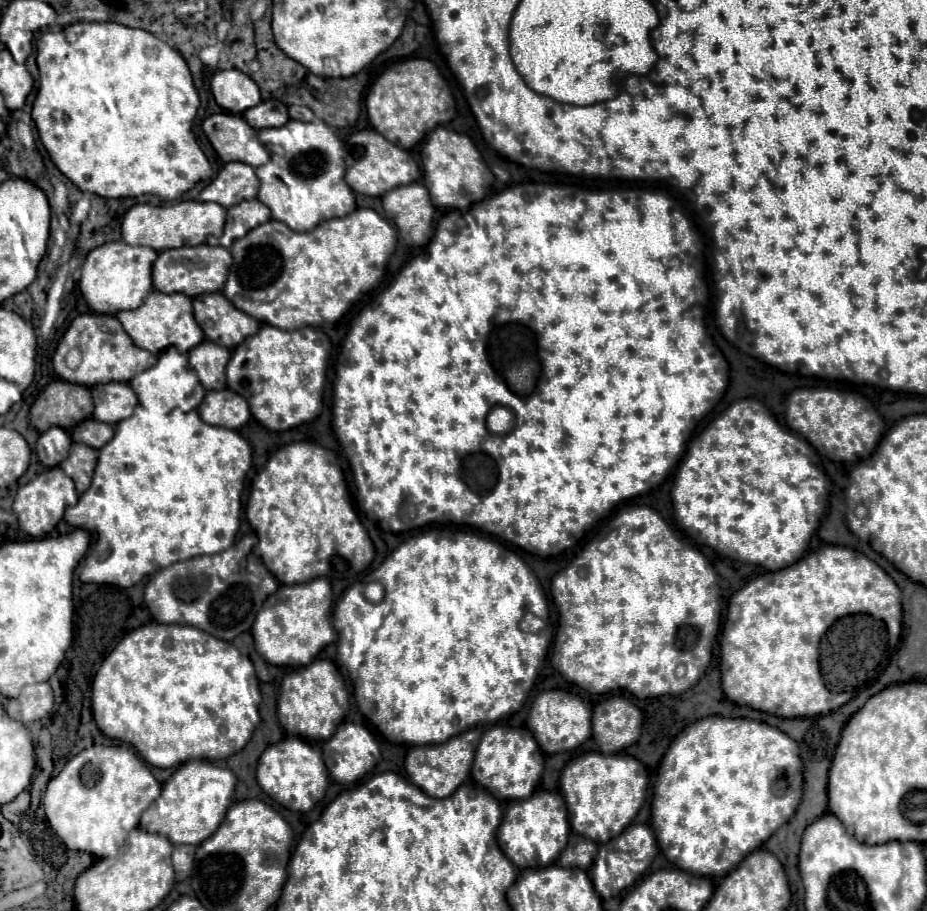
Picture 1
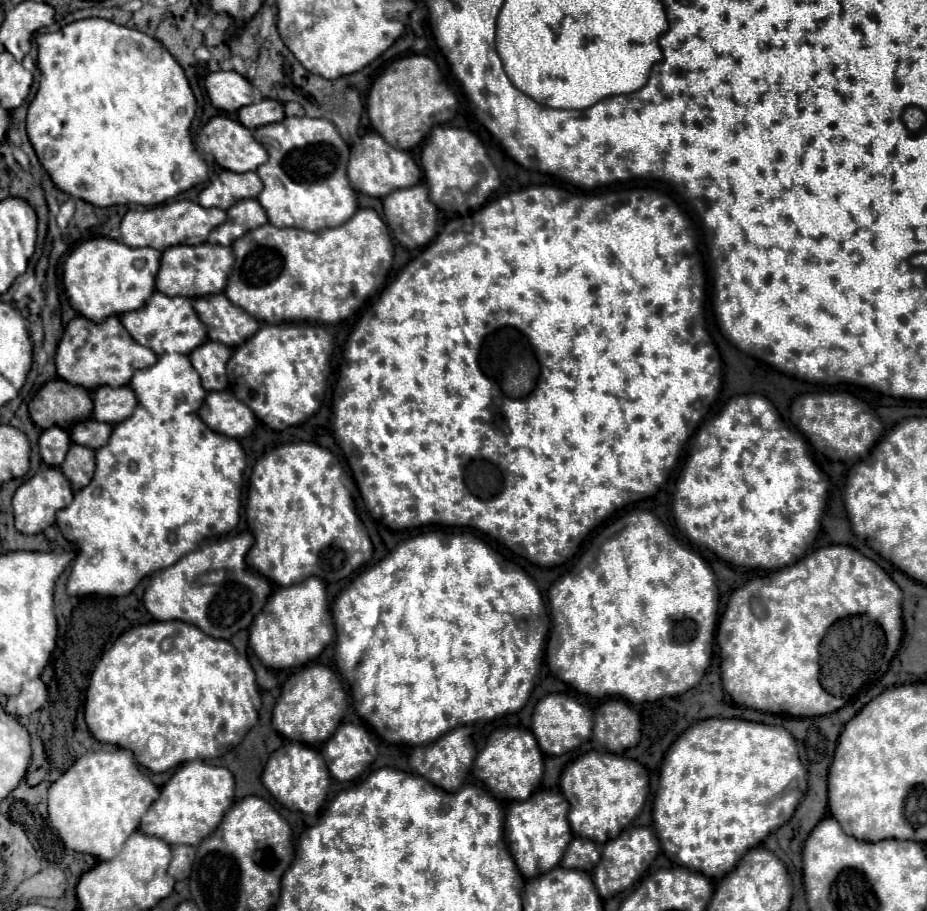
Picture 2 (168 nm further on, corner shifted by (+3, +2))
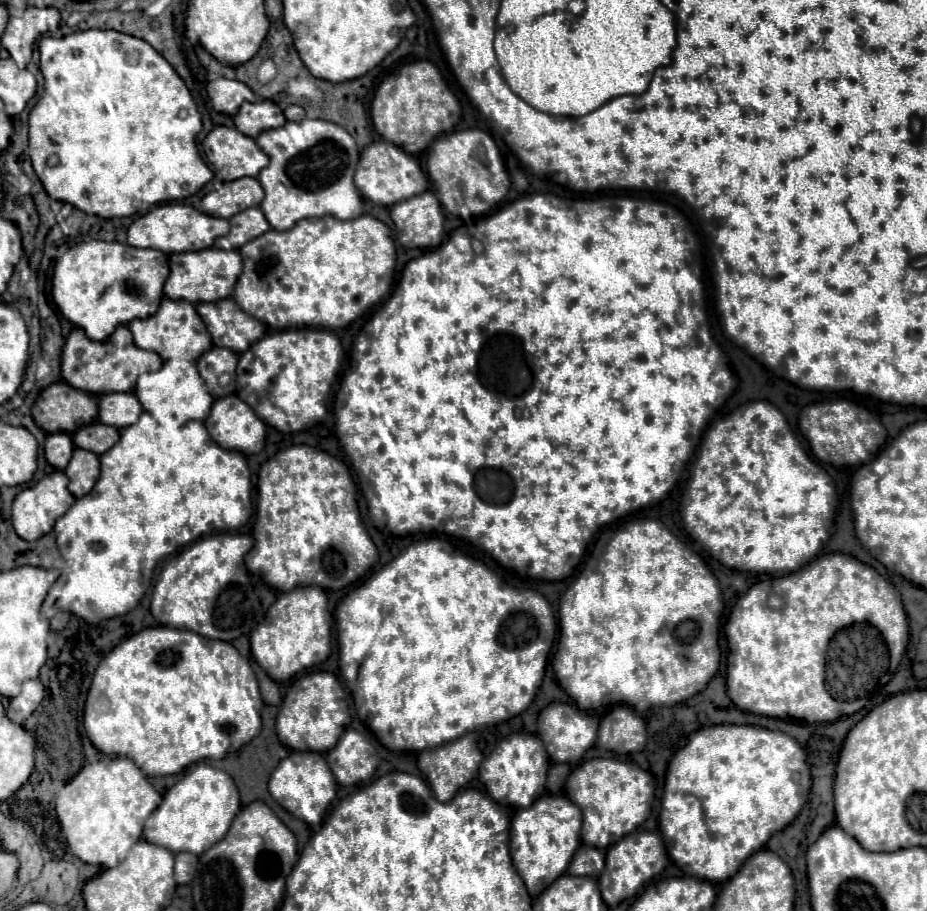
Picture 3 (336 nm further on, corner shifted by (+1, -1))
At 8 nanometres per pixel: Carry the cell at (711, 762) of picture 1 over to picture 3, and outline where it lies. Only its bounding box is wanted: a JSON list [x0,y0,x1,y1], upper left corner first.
[660,724,810,882]

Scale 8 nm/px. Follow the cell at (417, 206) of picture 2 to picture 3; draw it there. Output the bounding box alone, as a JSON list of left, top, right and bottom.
[390,190,444,248]

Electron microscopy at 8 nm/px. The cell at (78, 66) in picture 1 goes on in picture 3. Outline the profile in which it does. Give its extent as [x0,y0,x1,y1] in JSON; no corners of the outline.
[28,30,214,218]

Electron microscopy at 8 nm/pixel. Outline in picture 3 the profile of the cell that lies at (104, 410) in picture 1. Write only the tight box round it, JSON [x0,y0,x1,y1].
[98,392,142,428]

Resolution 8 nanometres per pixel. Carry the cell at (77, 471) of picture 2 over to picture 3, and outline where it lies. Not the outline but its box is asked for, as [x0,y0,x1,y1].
[64,448,100,498]

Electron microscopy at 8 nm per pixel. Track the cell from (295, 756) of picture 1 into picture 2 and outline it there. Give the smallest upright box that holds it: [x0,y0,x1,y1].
[262,743,330,813]

